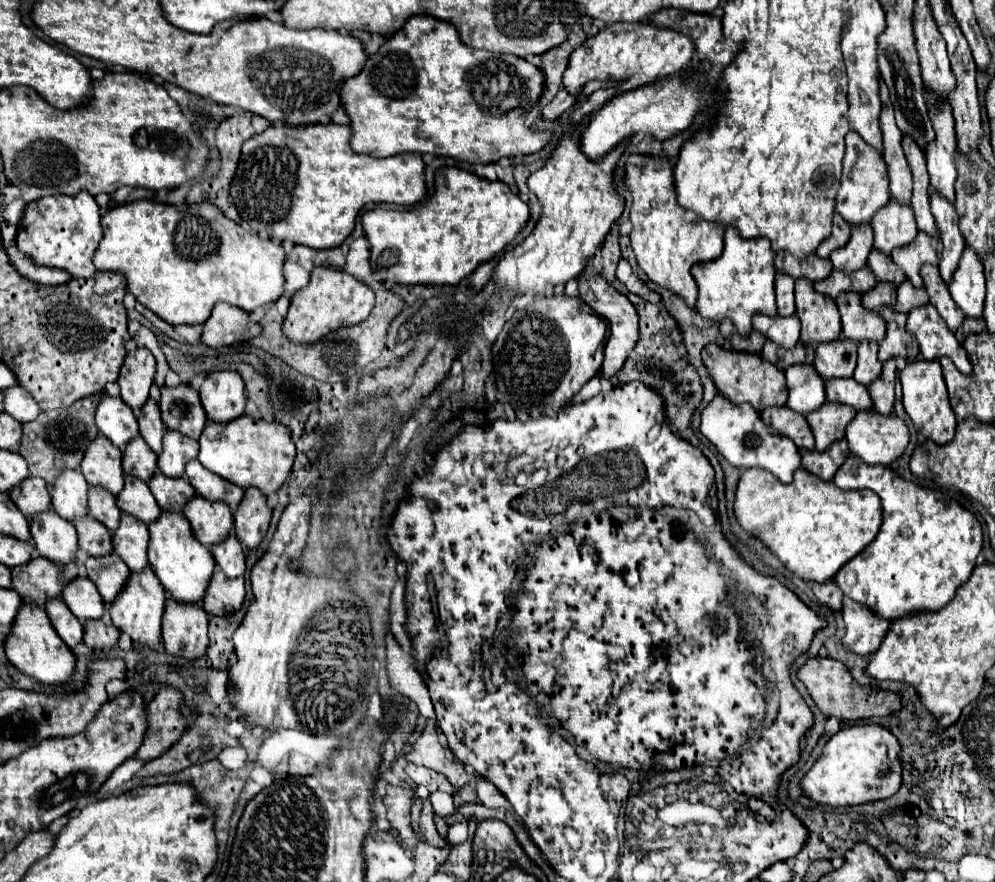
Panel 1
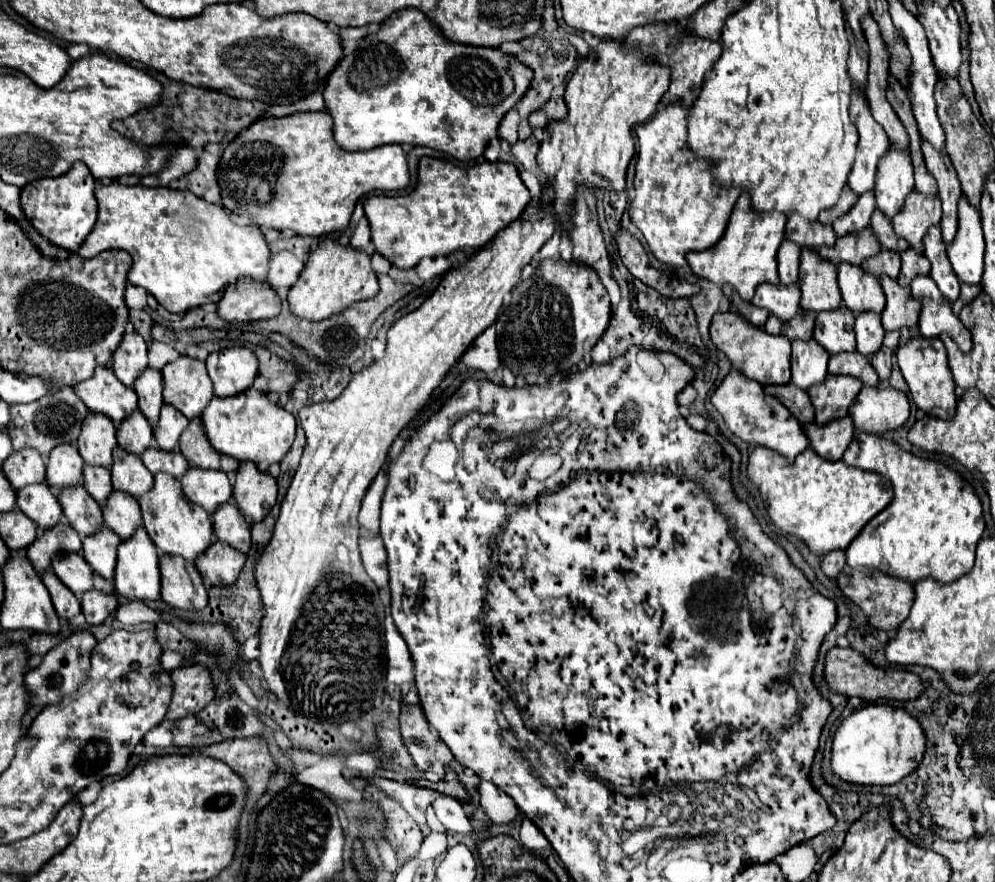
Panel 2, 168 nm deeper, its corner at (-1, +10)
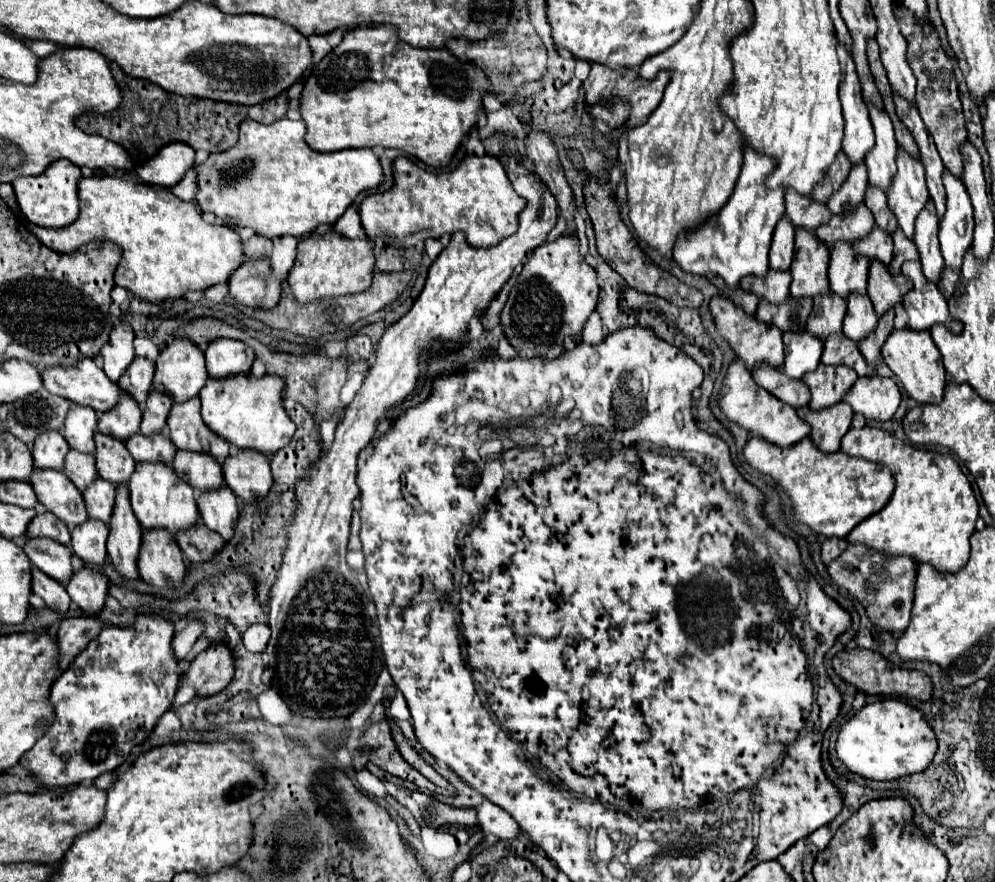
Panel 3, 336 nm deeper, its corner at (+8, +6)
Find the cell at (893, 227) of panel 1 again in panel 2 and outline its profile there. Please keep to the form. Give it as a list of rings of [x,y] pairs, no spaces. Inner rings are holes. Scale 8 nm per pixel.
[[[889,148],[887,156],[879,162],[877,180],[875,180],[875,200],[877,210],[883,212],[889,220],[901,212],[905,198],[915,190],[913,186],[913,166],[909,152]]]

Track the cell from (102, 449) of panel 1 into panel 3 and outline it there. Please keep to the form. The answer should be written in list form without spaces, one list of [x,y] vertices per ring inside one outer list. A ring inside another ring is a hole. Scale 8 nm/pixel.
[[[72,404],[64,428],[64,438],[70,444],[70,448],[94,454],[96,424],[98,416],[96,412],[92,412],[92,408],[80,408],[80,404]]]

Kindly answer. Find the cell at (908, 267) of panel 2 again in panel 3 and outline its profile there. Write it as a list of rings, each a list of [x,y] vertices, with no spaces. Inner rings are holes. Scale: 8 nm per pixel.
[[[896,228],[896,232],[892,234],[892,238],[894,238],[894,258],[892,258],[892,262],[888,264],[888,270],[890,270],[892,274],[898,274],[902,262],[906,262],[906,260],[916,260],[916,258],[918,258],[918,250],[916,250],[914,240],[908,240],[908,238],[904,236],[904,232],[900,232],[900,228]]]

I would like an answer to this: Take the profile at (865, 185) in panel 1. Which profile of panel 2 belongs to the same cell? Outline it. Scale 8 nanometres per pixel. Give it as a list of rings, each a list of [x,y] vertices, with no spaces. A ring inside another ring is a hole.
[[[851,92],[849,114],[855,120],[855,126],[859,130],[859,144],[857,144],[855,164],[847,184],[857,196],[861,196],[875,188],[877,164],[887,154],[891,142],[885,136],[885,130],[881,128],[881,124],[873,120],[867,100],[863,96],[857,96],[855,92]]]

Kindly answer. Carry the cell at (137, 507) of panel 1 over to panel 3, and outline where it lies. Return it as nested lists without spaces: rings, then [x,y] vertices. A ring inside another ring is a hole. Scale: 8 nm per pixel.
[[[96,432],[94,442],[96,442],[94,458],[96,458],[98,476],[110,480],[112,484],[128,482],[136,462],[132,460],[124,442],[116,440],[114,436],[104,436],[102,432]]]

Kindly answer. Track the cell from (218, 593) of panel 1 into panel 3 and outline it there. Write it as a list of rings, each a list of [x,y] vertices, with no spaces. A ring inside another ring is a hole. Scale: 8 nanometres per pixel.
[[[200,522],[196,524],[196,528],[180,532],[180,536],[176,536],[176,542],[182,548],[186,560],[194,564],[210,560],[224,546],[224,538],[218,532],[210,532],[210,528]]]

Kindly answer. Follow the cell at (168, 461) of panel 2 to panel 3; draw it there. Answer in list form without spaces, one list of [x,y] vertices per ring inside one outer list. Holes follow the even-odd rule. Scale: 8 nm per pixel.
[[[136,432],[136,436],[132,436],[132,440],[126,440],[124,444],[136,462],[172,464],[176,454],[176,446],[168,440],[166,434],[144,436],[142,432]]]

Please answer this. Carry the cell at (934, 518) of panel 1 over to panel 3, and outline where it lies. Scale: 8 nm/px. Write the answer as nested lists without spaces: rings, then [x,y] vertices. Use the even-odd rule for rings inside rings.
[[[876,426],[850,428],[842,438],[842,450],[886,464],[896,478],[896,490],[886,508],[860,522],[848,534],[848,542],[864,542],[886,554],[910,554],[918,564],[930,562],[944,572],[956,572],[968,562],[968,540],[978,518],[978,502],[968,478],[950,454],[914,448]]]

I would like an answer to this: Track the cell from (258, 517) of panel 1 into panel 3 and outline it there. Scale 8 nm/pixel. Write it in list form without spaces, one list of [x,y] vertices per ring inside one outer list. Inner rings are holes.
[[[236,452],[230,454],[228,460],[224,462],[224,482],[226,486],[240,498],[240,502],[256,502],[258,498],[264,498],[272,486],[272,472],[270,472],[270,462],[268,456],[260,456],[260,452]]]

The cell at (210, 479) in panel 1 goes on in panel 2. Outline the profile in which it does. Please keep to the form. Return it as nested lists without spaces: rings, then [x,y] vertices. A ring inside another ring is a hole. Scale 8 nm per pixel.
[[[199,418],[189,422],[187,430],[181,434],[179,446],[181,446],[181,454],[191,466],[197,466],[203,470],[221,470],[225,474],[237,472],[239,468],[237,460],[229,456],[221,456],[209,446],[209,440],[205,440],[205,432]]]

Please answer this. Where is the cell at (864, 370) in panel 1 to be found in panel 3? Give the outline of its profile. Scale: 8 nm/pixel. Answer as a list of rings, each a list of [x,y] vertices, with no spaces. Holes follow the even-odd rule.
[[[848,296],[848,310],[844,316],[844,334],[852,340],[862,340],[874,332],[878,316],[868,296]]]

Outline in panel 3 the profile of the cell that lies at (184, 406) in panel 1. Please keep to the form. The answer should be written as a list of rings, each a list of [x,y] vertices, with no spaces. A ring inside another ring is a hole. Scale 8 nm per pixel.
[[[176,338],[156,358],[154,388],[184,402],[202,390],[208,380],[204,352],[188,338]]]

